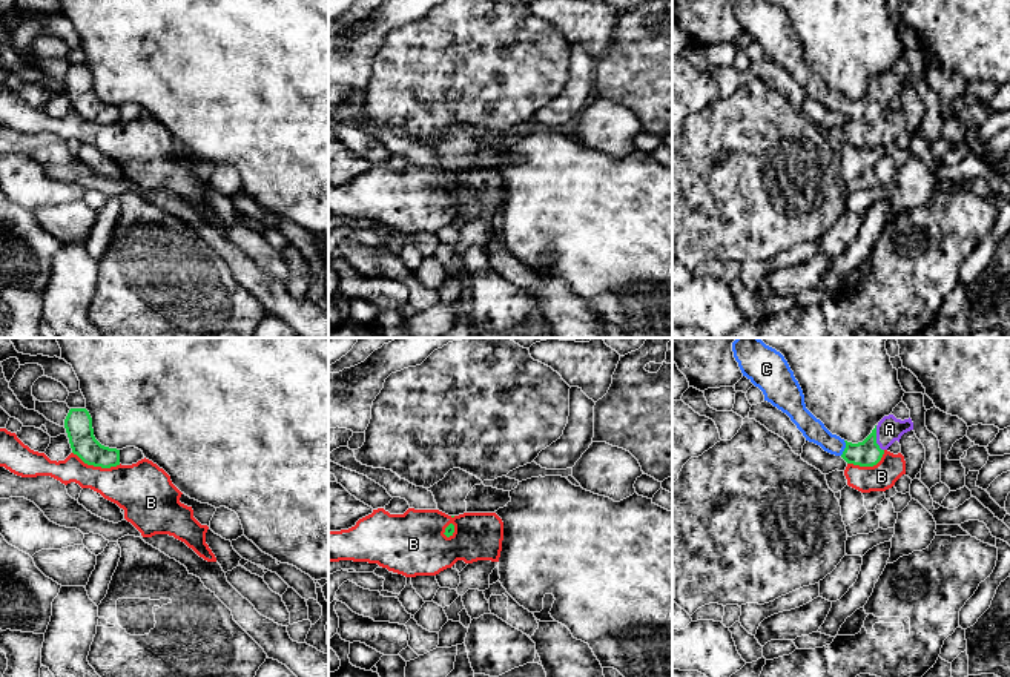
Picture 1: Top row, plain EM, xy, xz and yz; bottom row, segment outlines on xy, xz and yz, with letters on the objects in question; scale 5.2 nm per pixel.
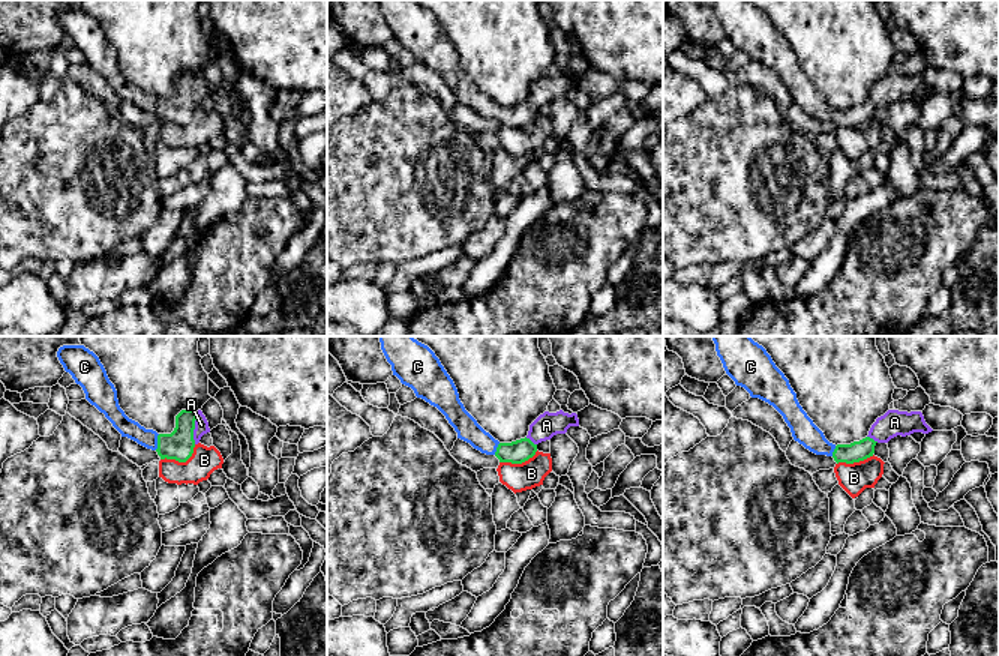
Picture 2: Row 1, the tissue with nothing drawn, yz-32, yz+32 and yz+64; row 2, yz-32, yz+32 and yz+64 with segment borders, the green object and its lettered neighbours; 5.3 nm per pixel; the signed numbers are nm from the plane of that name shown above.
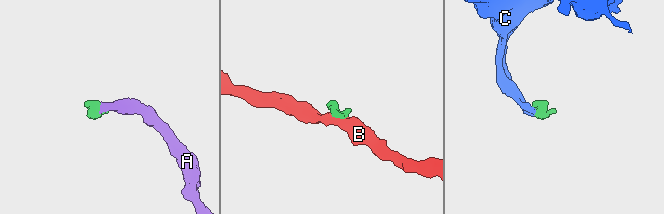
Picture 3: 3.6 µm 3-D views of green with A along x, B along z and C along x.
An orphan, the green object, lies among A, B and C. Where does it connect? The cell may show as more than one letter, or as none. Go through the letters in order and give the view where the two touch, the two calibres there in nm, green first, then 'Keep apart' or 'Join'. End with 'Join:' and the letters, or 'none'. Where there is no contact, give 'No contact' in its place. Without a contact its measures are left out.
A: Touches green in yz. Thickness 140 nm (green) against 140 nm. Join
B: Touches green in xy. Thickness 140 nm (green) against 260 nm. Keep apart
C: Touches green in yz. Thickness 140 nm (green) against 120 nm. Join
Join: A, C

